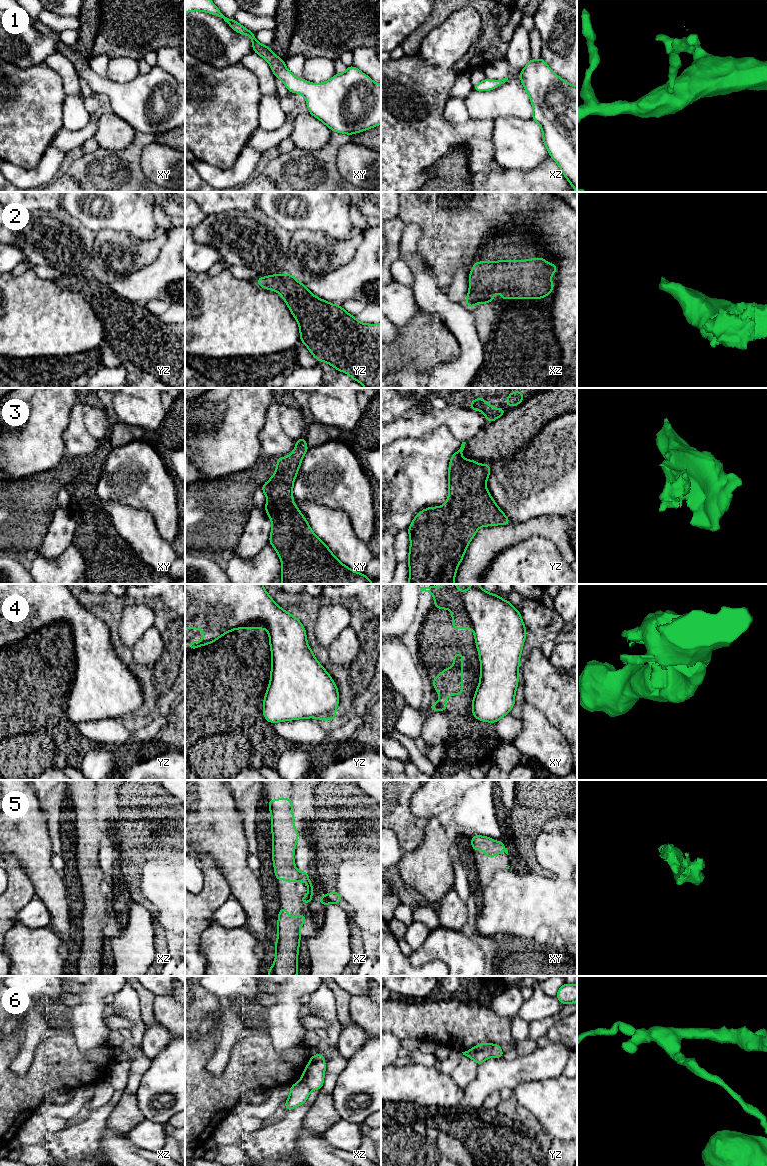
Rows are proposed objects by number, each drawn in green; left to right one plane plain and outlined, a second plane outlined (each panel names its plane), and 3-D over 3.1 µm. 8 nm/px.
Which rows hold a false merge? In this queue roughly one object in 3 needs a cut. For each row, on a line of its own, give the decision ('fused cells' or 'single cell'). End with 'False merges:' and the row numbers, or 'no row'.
1: single cell
2: single cell
3: single cell
4: single cell
5: single cell
6: fused cells
False merges: 6

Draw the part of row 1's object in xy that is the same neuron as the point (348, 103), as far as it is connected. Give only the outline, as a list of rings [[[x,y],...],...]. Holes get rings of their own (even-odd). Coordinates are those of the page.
[[[185,0],[185,14],[190,11],[204,11],[224,19],[230,27],[239,34],[251,38],[253,52],[264,58],[275,75],[286,86],[289,92],[299,93],[306,99],[309,113],[323,122],[334,132],[353,135],[381,124],[381,84],[376,84],[370,77],[355,68],[347,67],[342,74],[335,74],[323,83],[310,83],[305,79],[298,79],[286,67],[284,60],[274,55],[269,46],[262,45],[255,38],[255,33],[240,25],[235,19],[225,17],[211,0]]]

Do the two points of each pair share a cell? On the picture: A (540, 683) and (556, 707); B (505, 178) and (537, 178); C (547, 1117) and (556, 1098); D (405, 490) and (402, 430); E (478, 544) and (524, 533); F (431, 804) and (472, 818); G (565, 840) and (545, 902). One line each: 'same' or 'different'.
A: same
B: same
C: same
D: different
E: same
F: same
G: same

